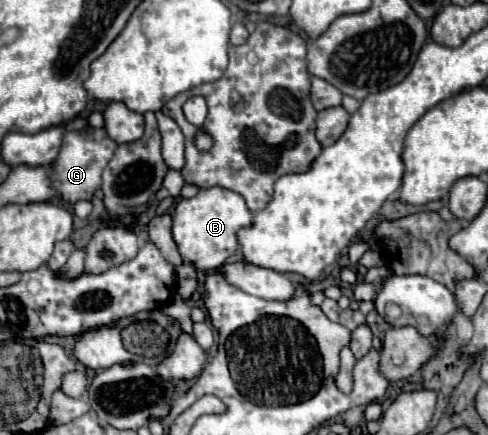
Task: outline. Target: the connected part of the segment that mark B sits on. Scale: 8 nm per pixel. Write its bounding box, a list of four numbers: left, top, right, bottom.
[173,186,253,270]

